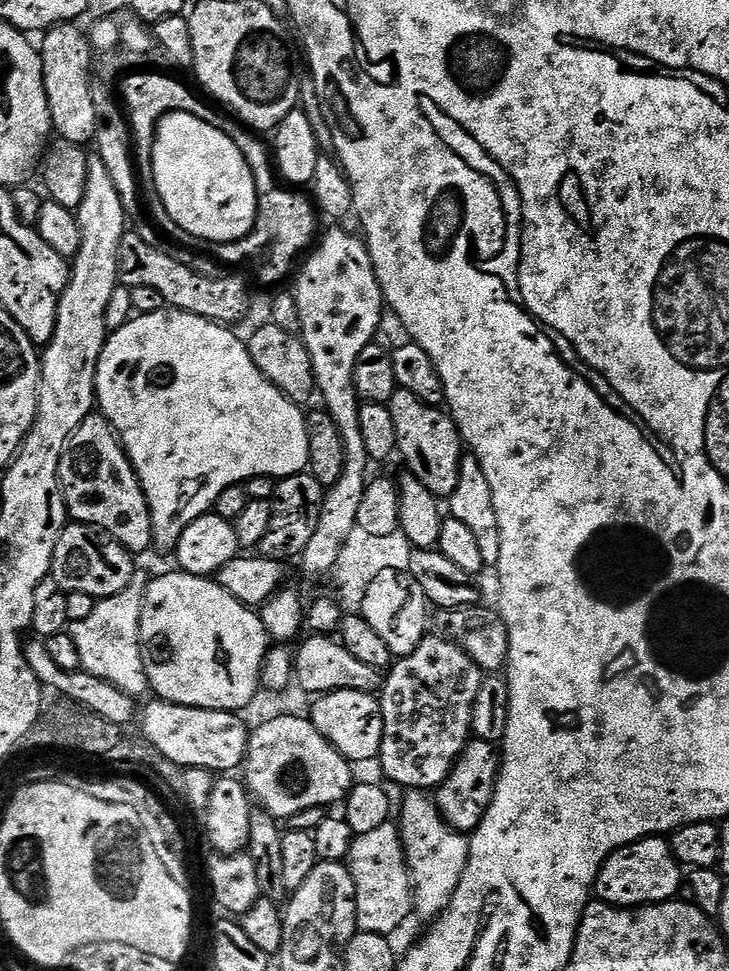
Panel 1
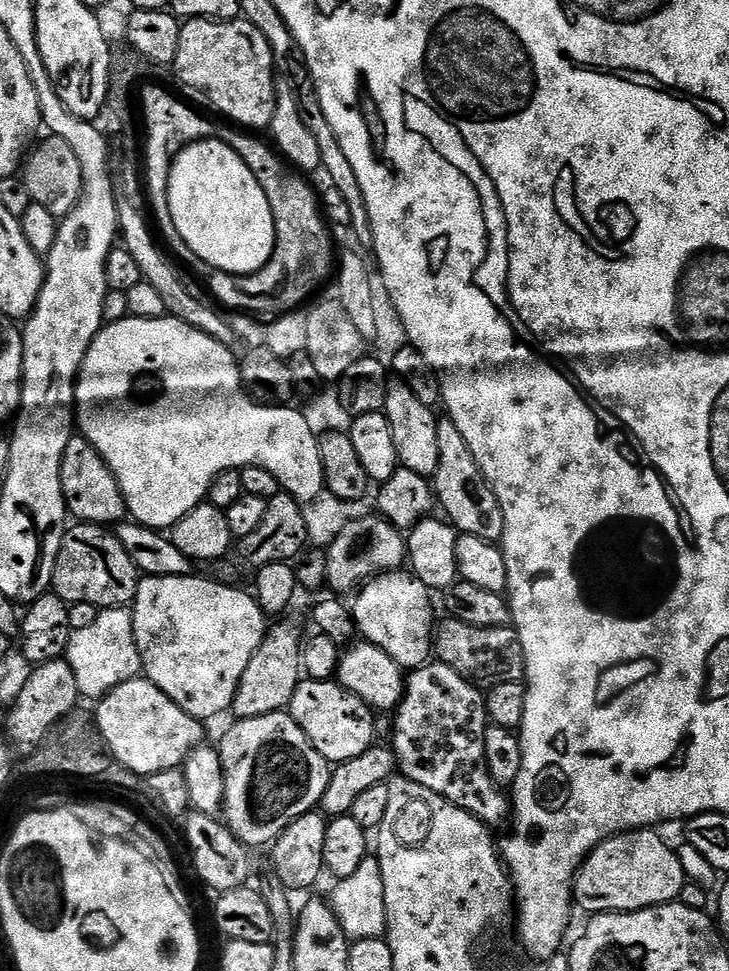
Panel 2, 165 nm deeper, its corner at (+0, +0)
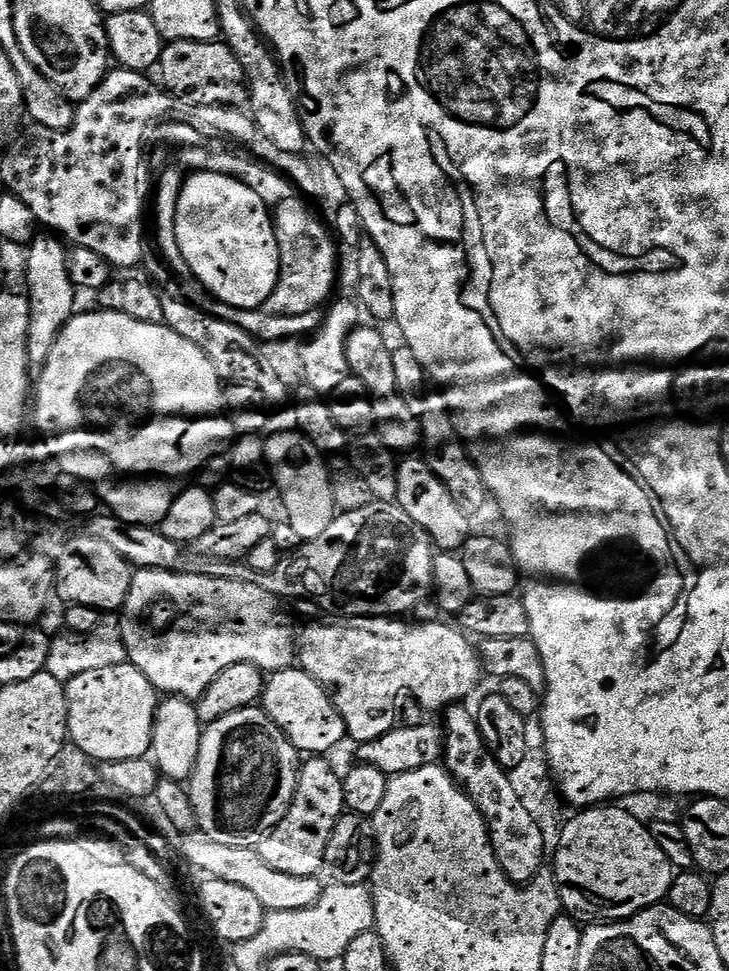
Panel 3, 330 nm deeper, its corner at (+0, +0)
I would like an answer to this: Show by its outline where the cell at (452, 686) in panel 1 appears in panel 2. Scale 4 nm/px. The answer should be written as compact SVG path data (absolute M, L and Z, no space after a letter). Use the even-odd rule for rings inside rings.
M429 662L407 673L404 696L394 709L396 721L392 724L390 747L396 756L396 767L405 781L426 786L454 806L466 810L478 818L489 829L496 830L499 824L507 825L510 820L510 800L505 789L496 785L488 773L488 763L484 757L484 735L490 726L488 711L484 705L485 693L471 684L462 674L450 670L450 666L439 662Z

